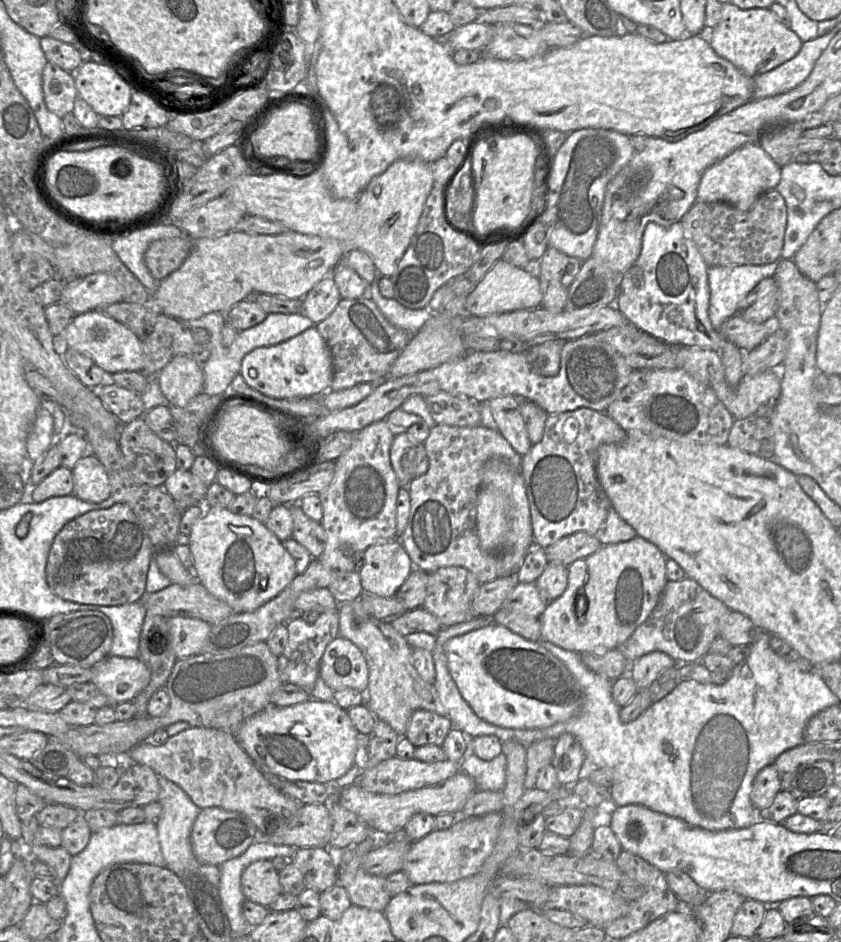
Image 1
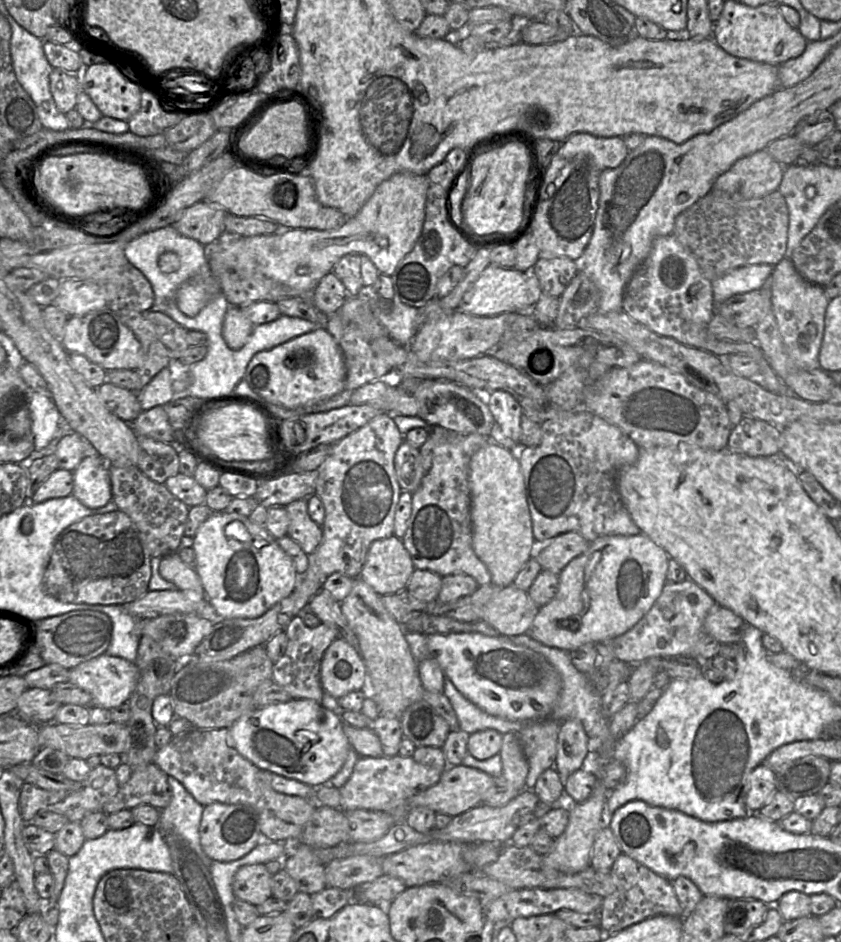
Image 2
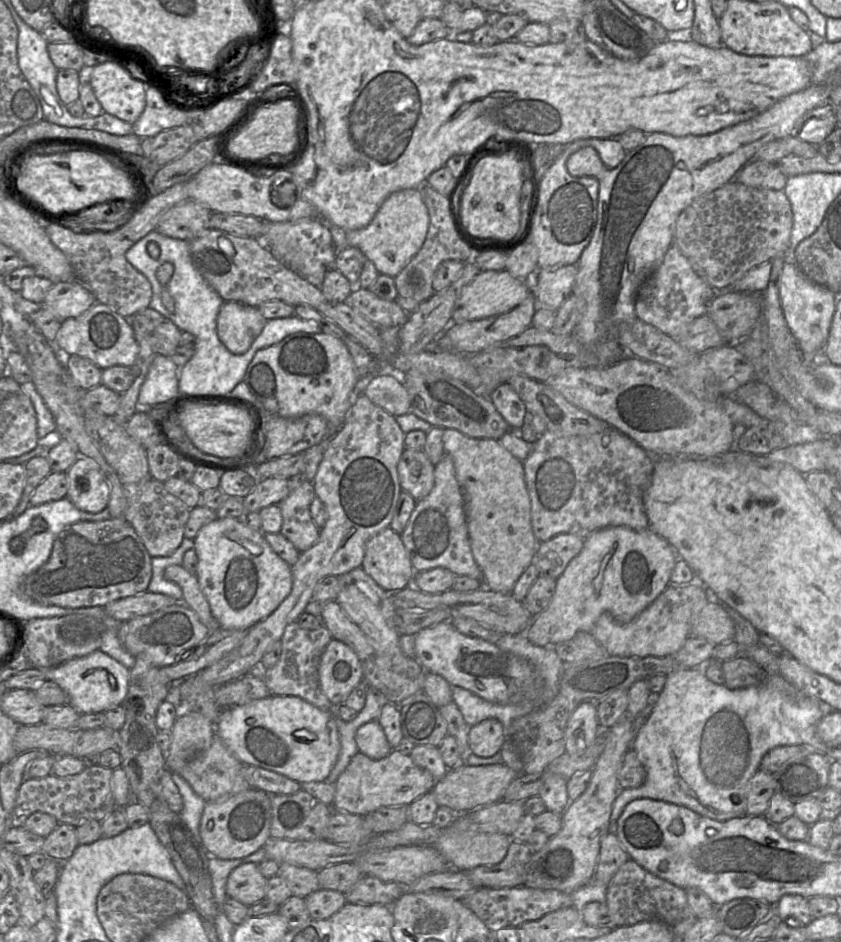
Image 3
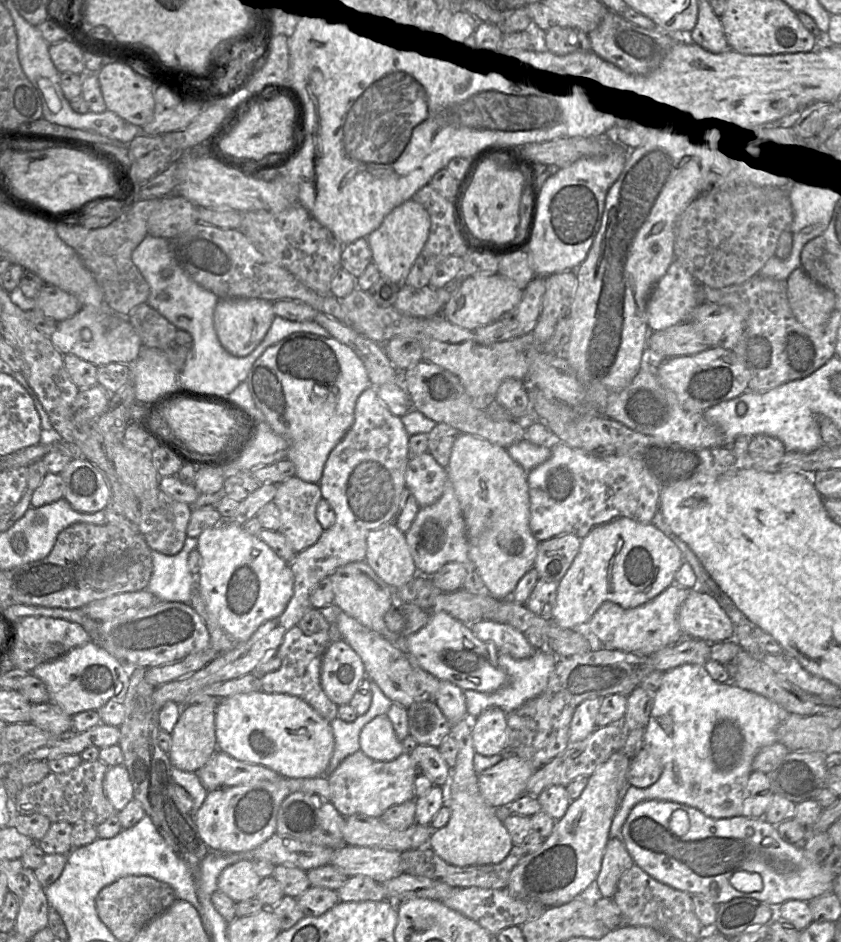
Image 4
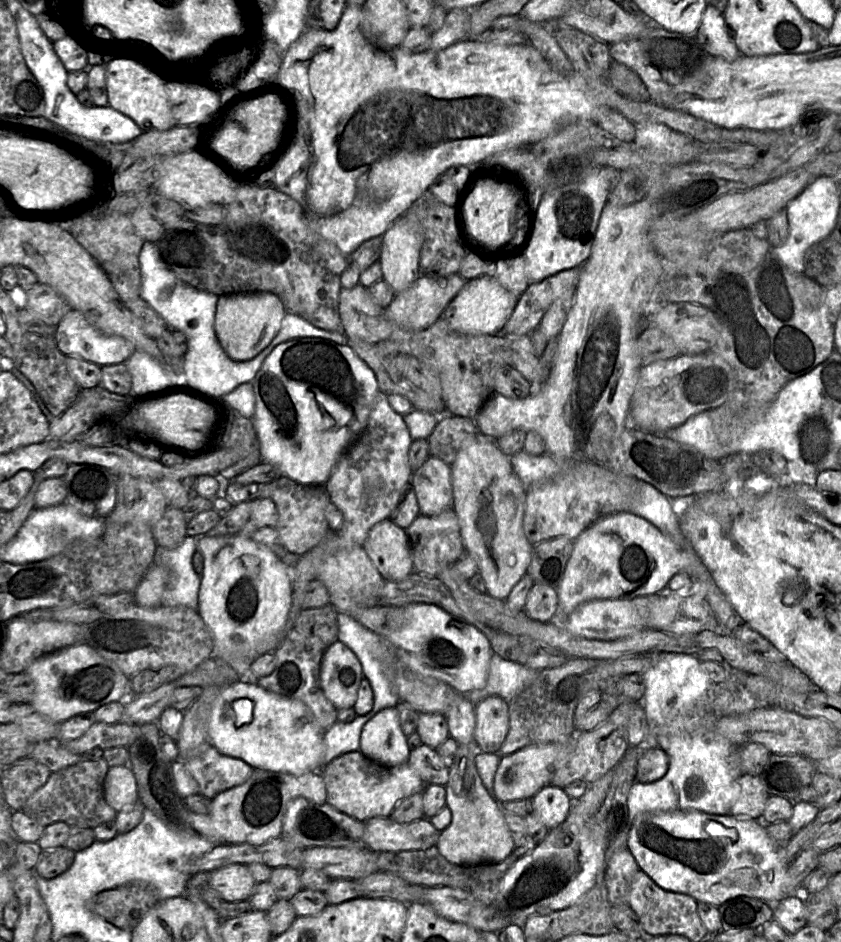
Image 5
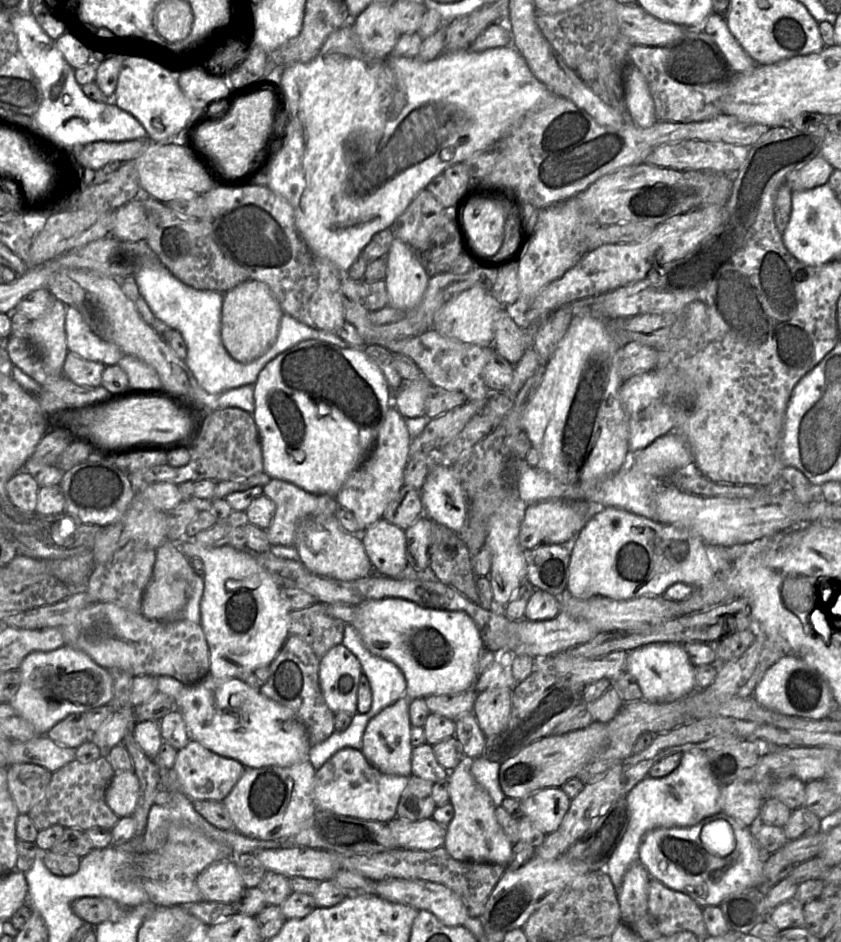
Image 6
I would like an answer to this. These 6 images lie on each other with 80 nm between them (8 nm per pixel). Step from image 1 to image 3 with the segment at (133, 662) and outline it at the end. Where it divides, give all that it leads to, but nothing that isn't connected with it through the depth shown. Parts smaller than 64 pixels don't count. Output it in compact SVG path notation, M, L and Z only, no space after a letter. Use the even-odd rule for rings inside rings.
M100 649L66 661L45 671L46 679L55 682L68 696L70 704L80 714L105 712L121 705L128 692L130 669L103 653Z

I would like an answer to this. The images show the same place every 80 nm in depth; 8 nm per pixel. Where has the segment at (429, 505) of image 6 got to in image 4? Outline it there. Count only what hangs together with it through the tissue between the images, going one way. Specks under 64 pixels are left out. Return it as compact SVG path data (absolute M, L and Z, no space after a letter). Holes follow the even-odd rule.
M429 452L410 457L405 487L411 491L420 508L434 504L441 497L447 480L447 468L439 465Z

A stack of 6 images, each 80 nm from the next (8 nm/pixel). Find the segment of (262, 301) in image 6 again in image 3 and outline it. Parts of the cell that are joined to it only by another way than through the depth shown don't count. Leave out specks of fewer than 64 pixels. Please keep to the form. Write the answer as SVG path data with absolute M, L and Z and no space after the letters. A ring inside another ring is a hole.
M226 301L218 313L217 334L231 353L243 354L261 333L266 321L258 307Z

